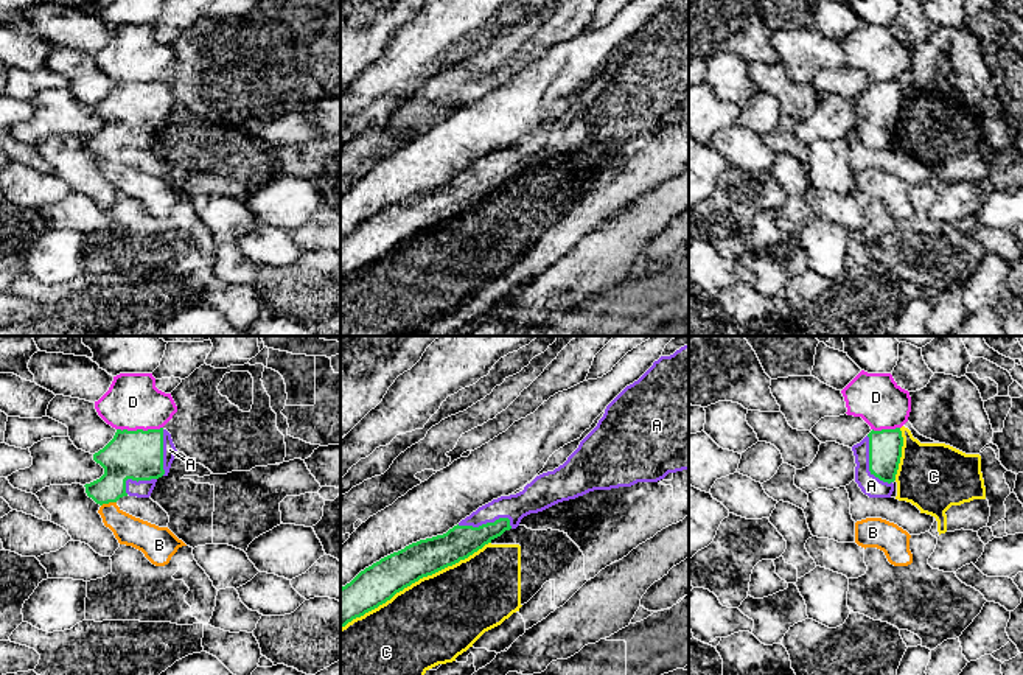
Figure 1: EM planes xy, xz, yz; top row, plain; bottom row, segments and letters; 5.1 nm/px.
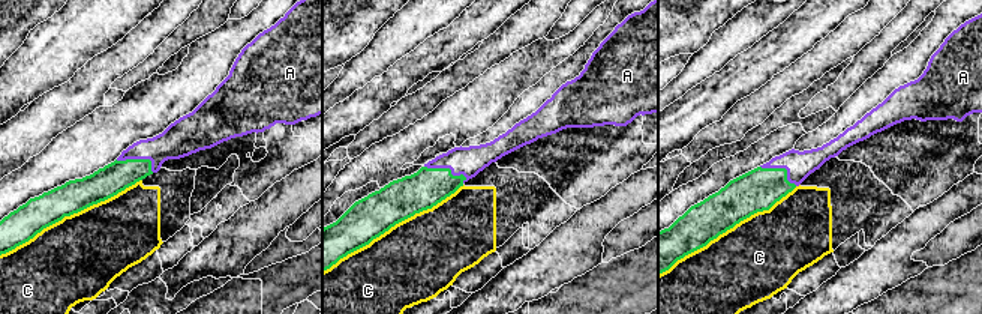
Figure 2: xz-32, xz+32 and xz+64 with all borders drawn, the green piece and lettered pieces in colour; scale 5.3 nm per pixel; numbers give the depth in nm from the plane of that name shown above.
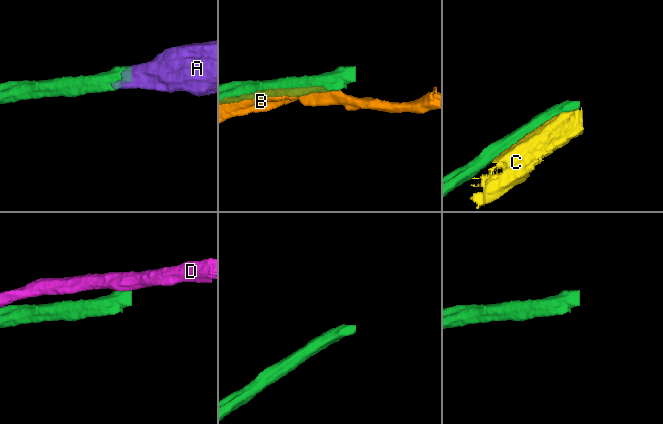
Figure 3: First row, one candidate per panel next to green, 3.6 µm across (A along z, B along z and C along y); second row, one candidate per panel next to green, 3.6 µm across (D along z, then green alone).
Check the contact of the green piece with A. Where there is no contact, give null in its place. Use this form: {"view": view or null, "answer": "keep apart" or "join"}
{"view": "xz", "answer": "join"}

